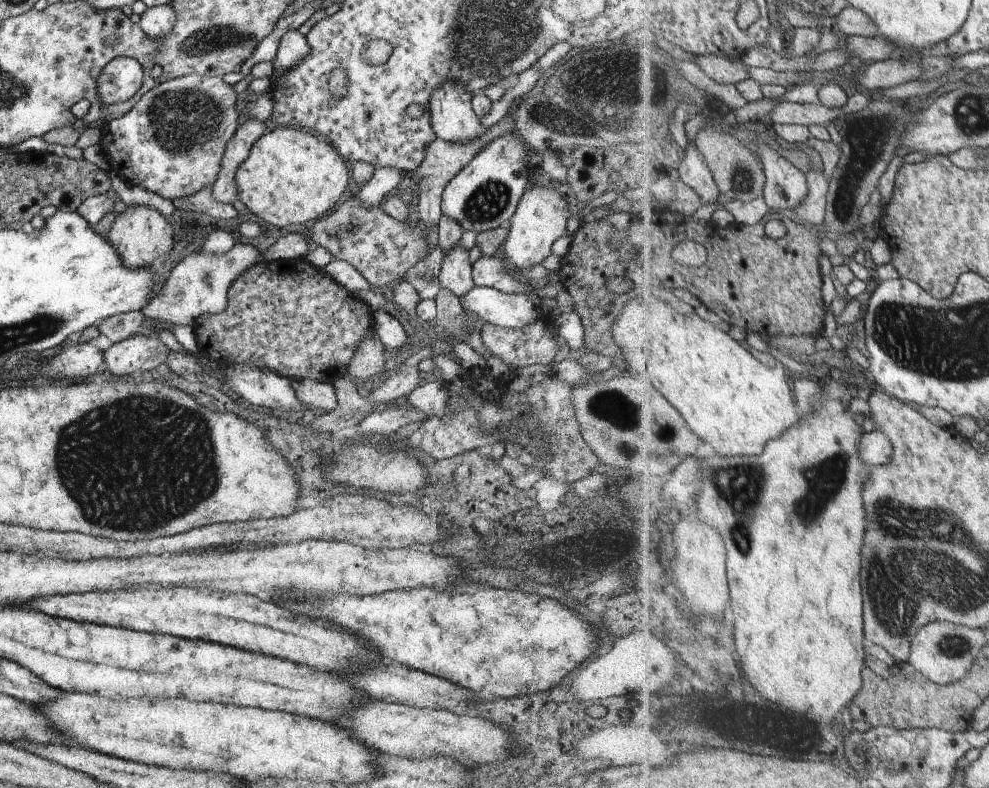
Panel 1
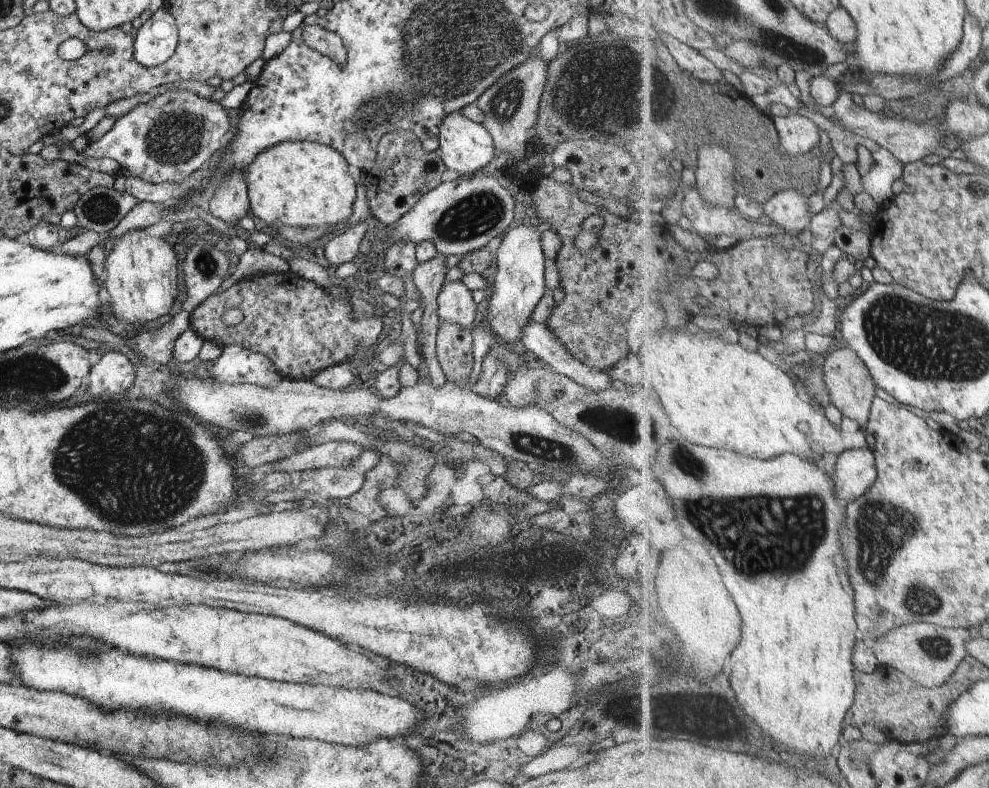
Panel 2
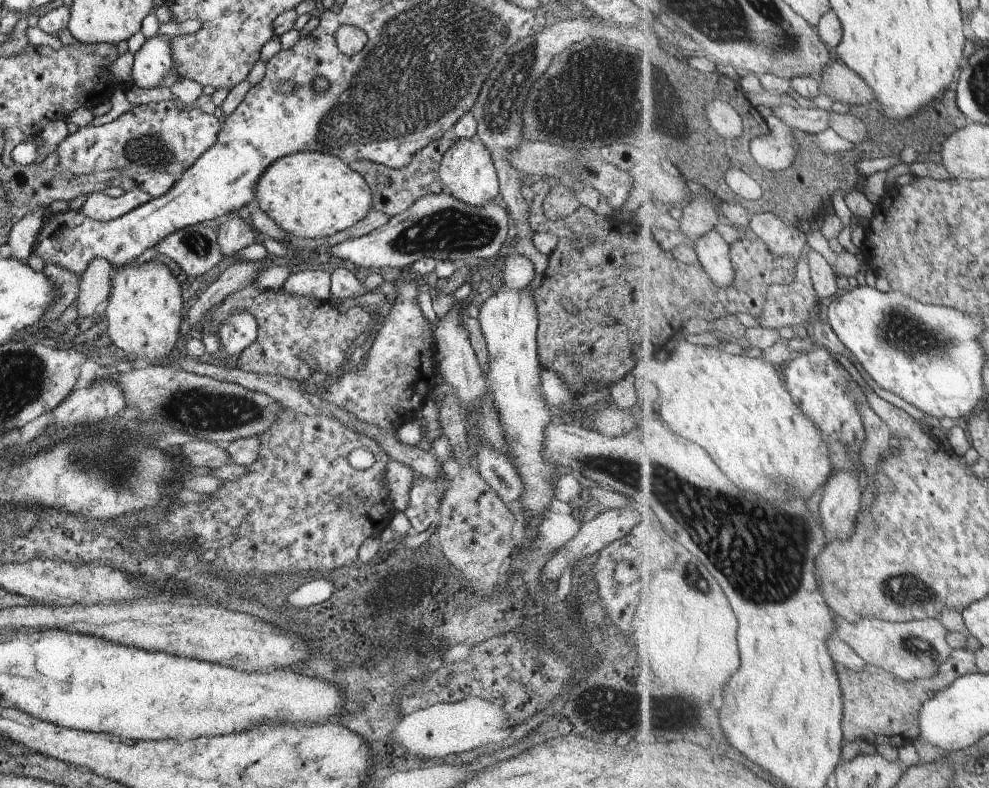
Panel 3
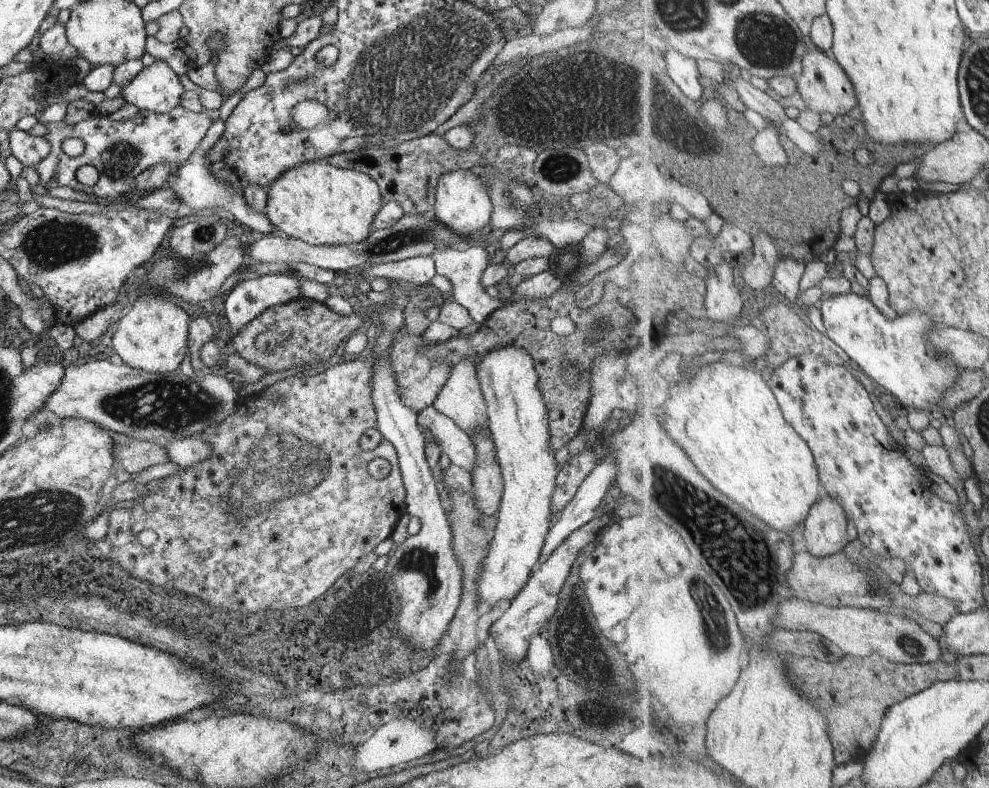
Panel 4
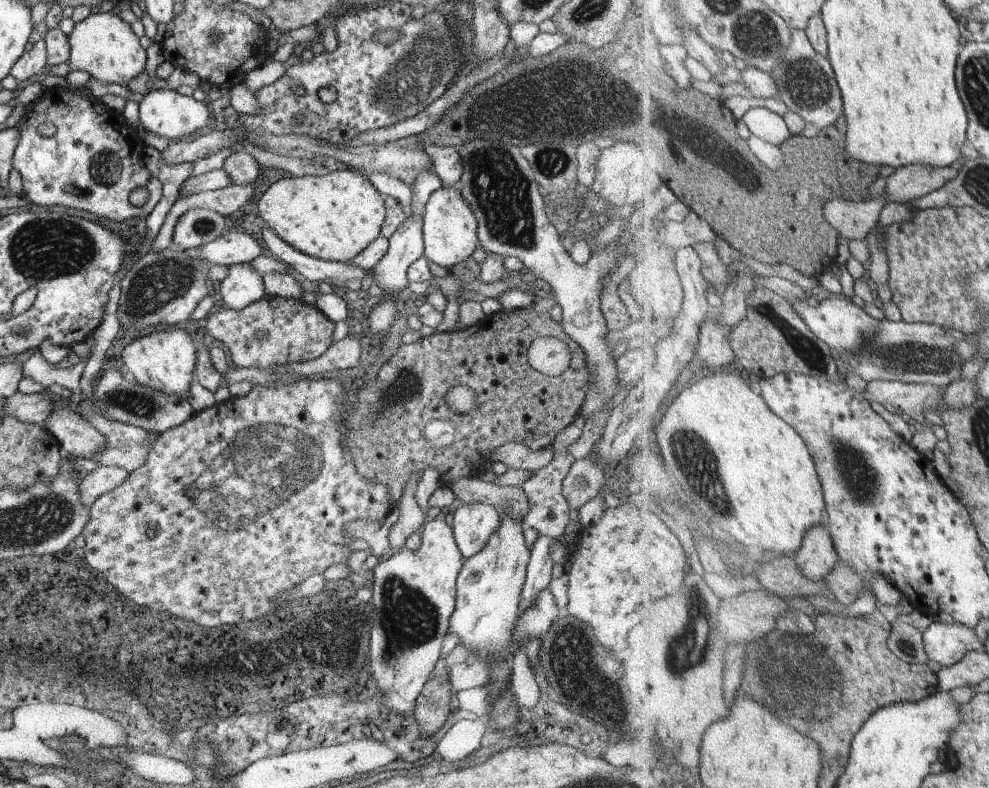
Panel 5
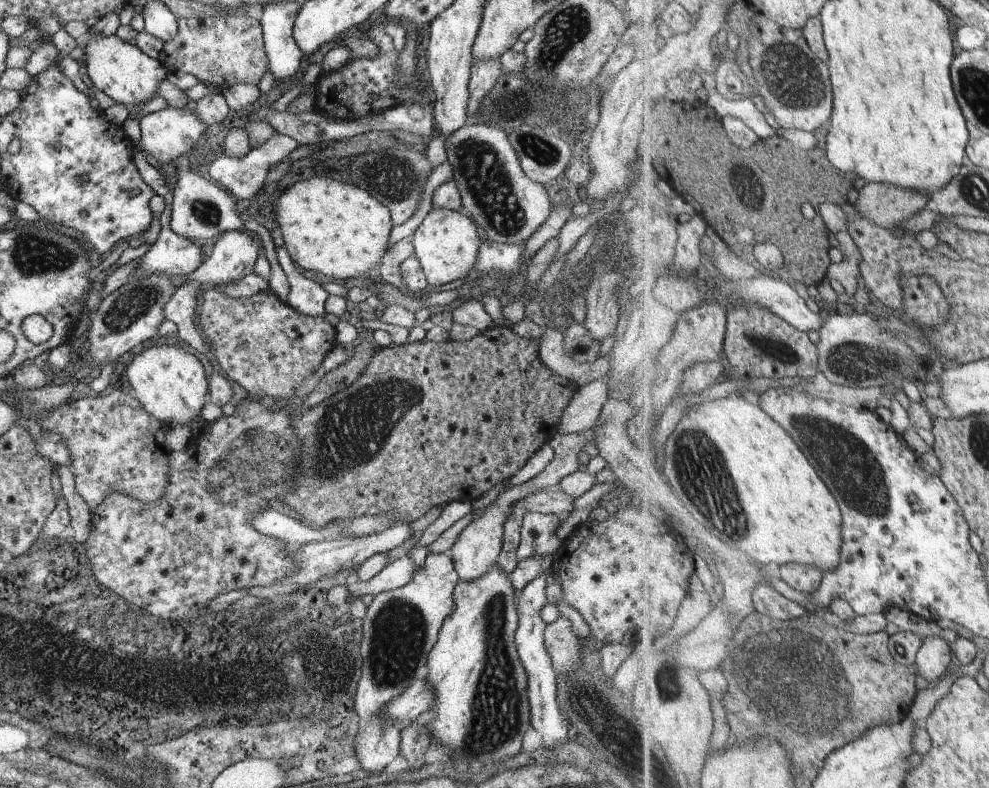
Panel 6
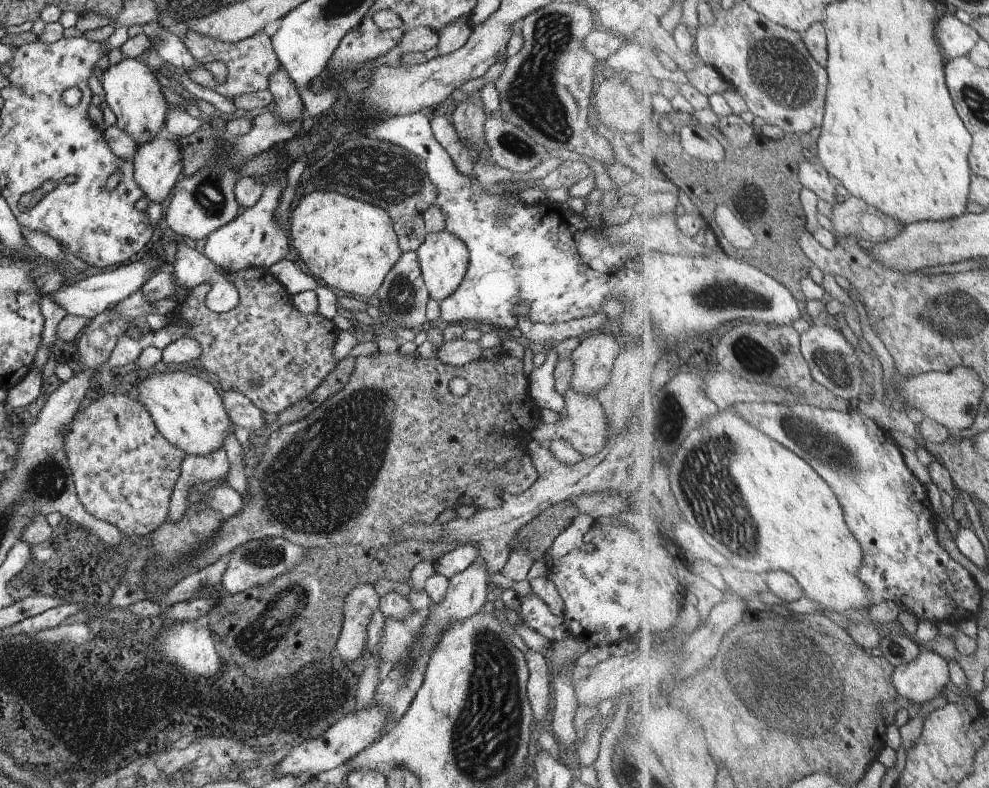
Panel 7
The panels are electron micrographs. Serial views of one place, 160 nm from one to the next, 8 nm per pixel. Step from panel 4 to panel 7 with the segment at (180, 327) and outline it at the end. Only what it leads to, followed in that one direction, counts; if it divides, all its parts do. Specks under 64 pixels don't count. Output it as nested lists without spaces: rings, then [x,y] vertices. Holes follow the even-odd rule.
[[[167,366],[167,370],[149,374],[147,378],[141,375],[141,384],[136,386],[139,389],[137,400],[147,410],[149,417],[157,431],[171,446],[179,448],[184,455],[204,456],[217,450],[223,449],[223,439],[230,433],[231,420],[223,408],[220,391],[210,381],[203,380],[202,375],[192,371],[189,367],[177,366],[177,368]]]

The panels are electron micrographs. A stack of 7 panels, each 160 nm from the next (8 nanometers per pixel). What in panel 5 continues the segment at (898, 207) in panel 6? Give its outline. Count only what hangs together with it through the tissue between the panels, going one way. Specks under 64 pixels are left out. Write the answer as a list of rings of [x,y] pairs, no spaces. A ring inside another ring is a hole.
[[[962,157],[947,168],[933,168],[925,164],[903,165],[888,177],[885,199],[897,204],[910,204],[915,198],[927,196],[946,186],[961,172],[965,162]]]

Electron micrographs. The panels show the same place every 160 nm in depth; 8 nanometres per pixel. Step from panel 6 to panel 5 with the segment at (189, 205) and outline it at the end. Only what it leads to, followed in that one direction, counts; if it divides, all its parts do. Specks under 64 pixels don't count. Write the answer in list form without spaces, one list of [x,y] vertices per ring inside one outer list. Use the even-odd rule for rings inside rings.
[[[189,208],[173,226],[172,247],[185,251],[220,238],[225,228],[221,214],[207,208]]]

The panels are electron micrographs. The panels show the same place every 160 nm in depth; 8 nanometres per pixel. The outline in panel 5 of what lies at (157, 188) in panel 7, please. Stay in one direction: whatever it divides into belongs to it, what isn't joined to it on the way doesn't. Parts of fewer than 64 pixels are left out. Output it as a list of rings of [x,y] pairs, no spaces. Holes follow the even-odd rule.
[[[151,90],[141,93],[139,108],[139,124],[143,130],[159,135],[169,142],[177,142],[185,136],[193,136],[208,124],[211,110],[206,101],[196,102],[192,97],[181,96],[176,90]]]

